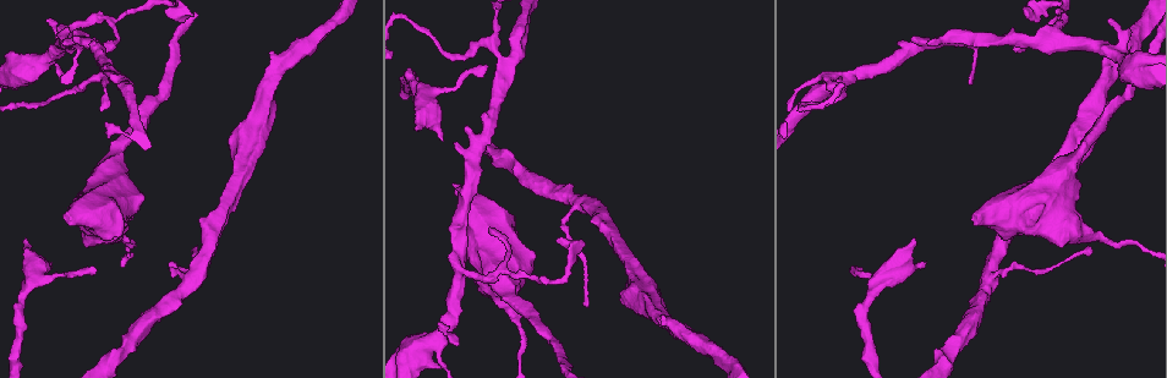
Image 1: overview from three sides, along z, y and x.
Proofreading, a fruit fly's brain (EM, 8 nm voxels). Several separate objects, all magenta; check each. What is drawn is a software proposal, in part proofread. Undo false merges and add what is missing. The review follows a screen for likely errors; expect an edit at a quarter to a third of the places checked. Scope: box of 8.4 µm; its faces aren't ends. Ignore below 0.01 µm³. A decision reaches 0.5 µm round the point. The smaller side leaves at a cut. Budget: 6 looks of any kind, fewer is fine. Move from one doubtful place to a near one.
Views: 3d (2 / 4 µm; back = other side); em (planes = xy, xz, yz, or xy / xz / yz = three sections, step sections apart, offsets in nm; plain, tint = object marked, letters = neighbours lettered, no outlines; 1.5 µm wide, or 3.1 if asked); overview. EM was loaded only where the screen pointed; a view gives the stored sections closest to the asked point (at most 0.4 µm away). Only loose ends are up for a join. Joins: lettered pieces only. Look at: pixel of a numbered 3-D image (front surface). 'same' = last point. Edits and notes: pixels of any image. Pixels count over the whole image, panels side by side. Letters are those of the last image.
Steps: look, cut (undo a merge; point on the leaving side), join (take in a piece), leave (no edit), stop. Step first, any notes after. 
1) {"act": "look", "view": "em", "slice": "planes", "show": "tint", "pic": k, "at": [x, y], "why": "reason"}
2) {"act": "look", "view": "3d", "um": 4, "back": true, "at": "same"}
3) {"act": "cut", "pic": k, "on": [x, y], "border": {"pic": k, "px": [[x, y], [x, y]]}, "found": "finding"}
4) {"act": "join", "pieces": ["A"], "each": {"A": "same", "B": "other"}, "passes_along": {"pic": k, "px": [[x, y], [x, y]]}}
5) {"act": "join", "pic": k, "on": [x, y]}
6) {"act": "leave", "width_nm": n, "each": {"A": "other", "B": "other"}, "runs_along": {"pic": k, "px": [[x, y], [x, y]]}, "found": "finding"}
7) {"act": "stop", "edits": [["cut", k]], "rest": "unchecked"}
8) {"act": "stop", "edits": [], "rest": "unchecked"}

{"act": "look", "view": "em", "slice": "planes", "show": "letters", "pic": 1, "at": [484, 64], "why": "tapers out"}

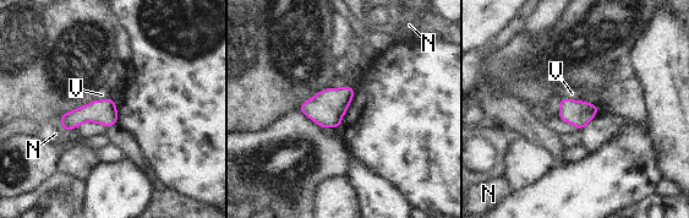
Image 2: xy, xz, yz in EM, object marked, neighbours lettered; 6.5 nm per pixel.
{"act": "leave", "longest_contact_nm": ["V", 120], "each": {"N": "other", "V": "other"}, "found": "none of them fits"}

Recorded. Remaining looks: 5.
{"act": "look", "view": "em", "slice": "planes", "show": "letters", "pic": 1, "at": [52, 262], "why": "an open end"}

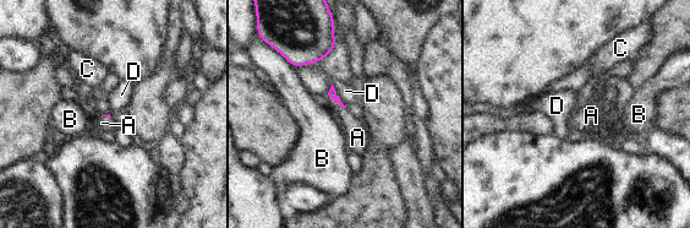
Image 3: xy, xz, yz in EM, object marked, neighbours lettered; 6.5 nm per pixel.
{"act": "join", "pic": 3, "on": [356, 132], "each": {"A": "same", "B": "other", "C": "other", "D": "other"}, "passes_along": {"pic": 3, "px": [[332, 93], [337, 102], [356, 132]]}, "found": "it goes on there"}

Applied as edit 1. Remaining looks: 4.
{"act": "look", "view": "overview", "why": "redraw"}

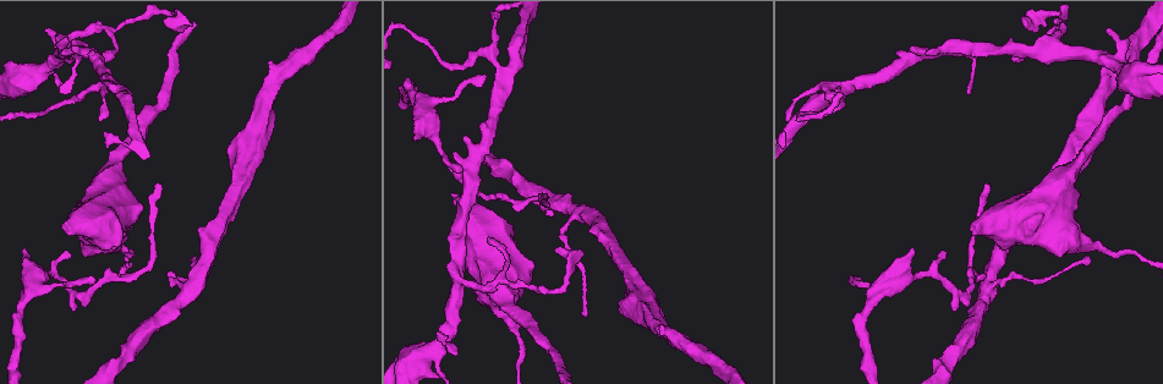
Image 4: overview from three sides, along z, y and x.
{"act": "look", "view": "em", "slice": "xz", "step": 4, "show": "tint", "pic": 4, "at": [929, 53]}

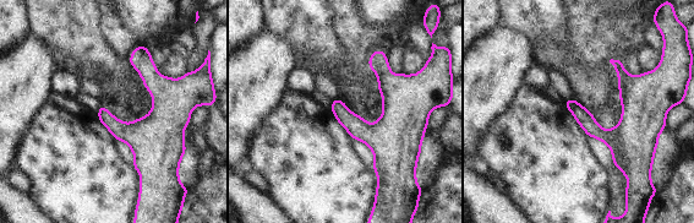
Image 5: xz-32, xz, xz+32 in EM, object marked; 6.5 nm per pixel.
{"act": "look", "view": "em", "slice": "planes", "show": "letters", "at": "same", "why": "cut it another way"}

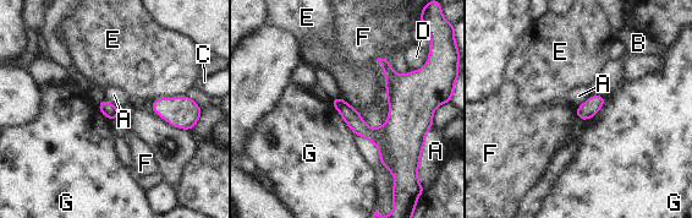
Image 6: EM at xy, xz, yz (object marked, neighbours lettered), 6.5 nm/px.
{"act": "leave", "each": {"A": "other", "B": "other", "C": "other", "D": "other", "E": "other", "F": "other", "G": "other"}, "border": {"pic": 6, "px": [[430, 127], [419, 154]]}, "found": "no lettered piece goes on from it"}

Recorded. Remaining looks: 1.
{"act": "stop", "edits": [["join", 3]], "rest": "unchecked"}

